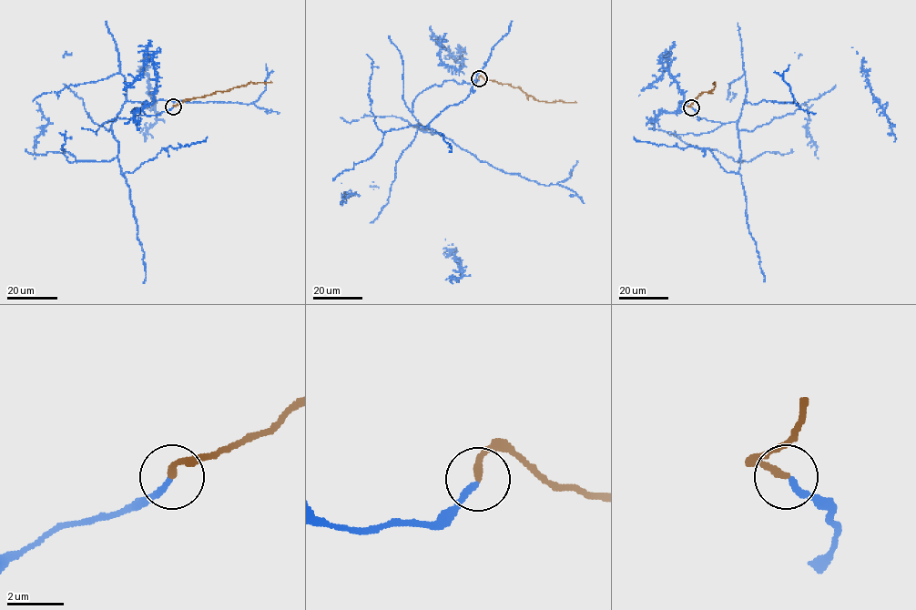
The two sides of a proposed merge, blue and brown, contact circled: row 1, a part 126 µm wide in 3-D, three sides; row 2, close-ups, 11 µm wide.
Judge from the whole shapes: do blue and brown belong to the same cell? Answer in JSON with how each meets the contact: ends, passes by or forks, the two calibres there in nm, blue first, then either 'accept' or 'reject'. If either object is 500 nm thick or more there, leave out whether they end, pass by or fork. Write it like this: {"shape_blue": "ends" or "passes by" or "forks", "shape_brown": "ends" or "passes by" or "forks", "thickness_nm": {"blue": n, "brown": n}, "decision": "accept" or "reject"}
{"shape_blue": "ends", "shape_brown": "ends", "thickness_nm": {"blue": 220, "brown": 240}, "decision": "accept"}

